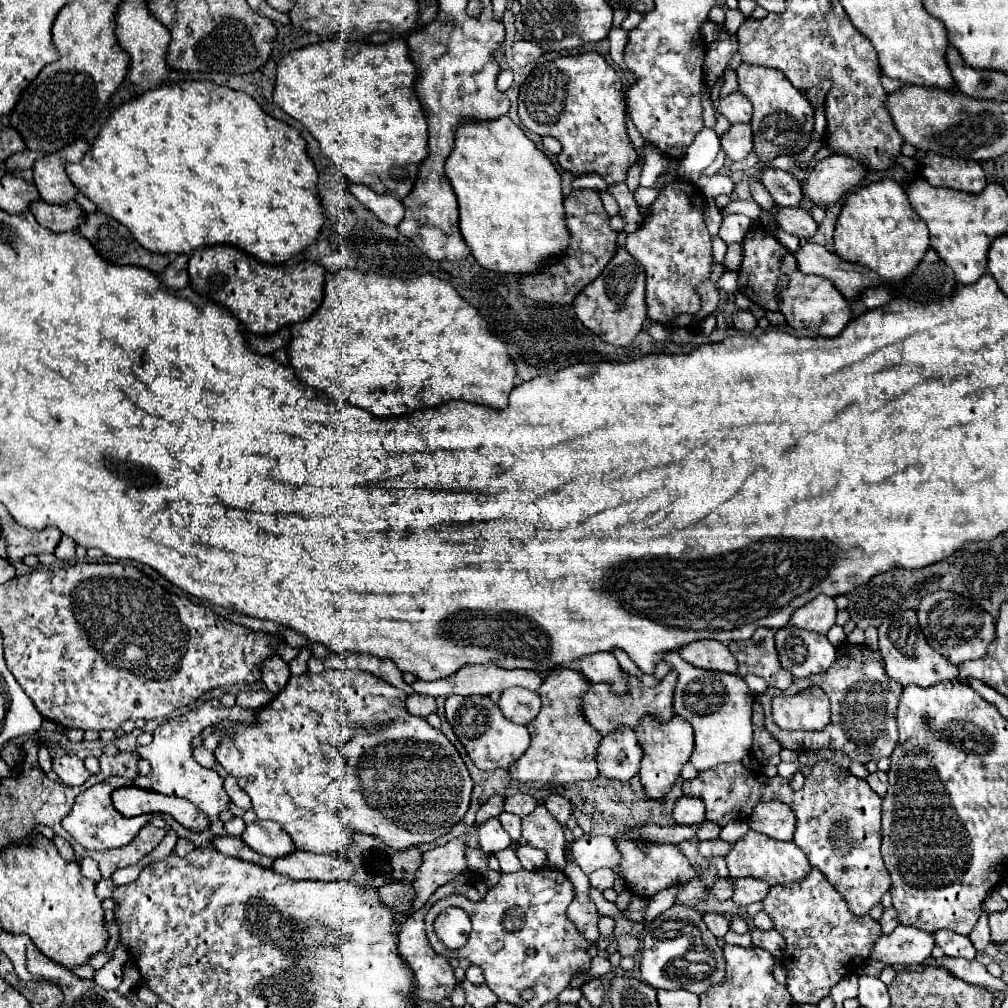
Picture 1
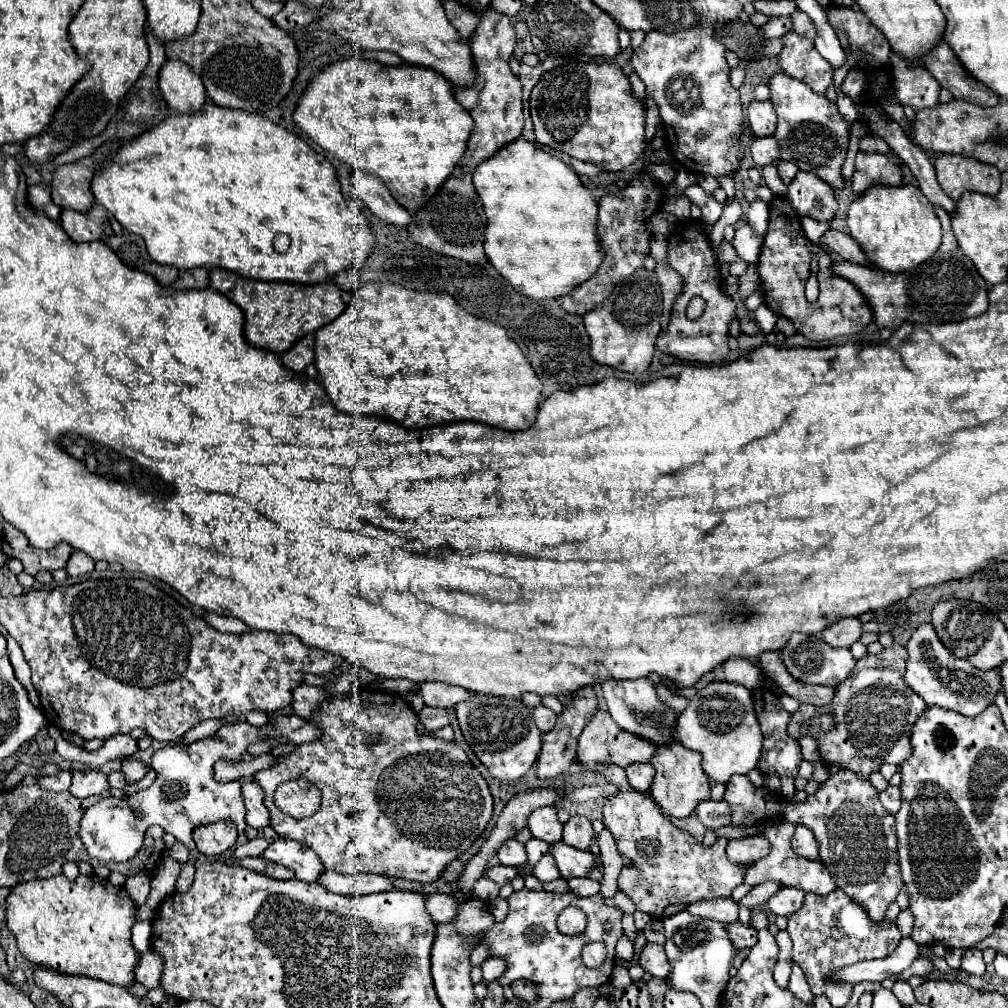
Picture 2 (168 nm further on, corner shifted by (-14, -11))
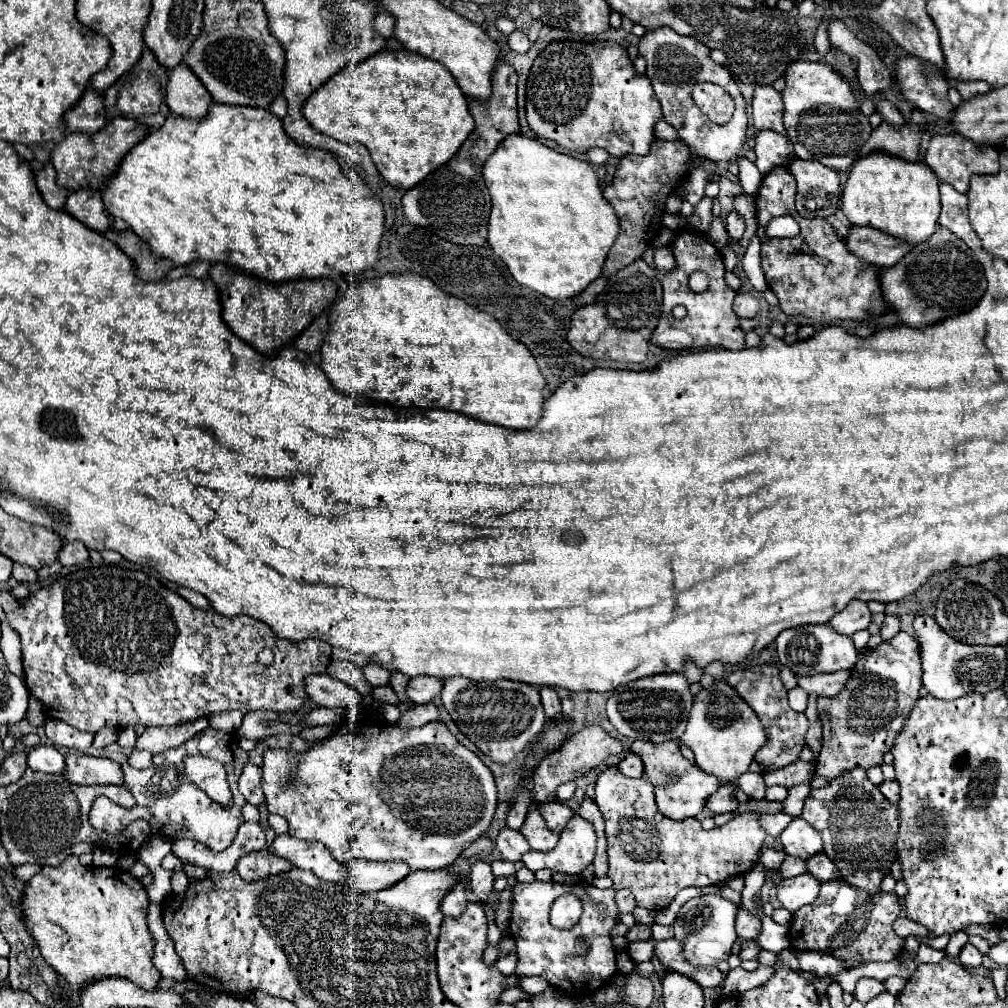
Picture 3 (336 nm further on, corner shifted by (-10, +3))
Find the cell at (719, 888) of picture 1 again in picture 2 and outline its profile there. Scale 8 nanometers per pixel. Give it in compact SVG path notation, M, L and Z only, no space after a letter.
M761 883L759 887L753 887L753 889L739 901L739 905L747 907L747 909L759 907L759 905L763 905L771 895L775 895L779 887L781 887L779 883Z

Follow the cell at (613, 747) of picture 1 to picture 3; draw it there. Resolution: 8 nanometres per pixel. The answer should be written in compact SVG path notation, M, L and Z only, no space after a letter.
M629 753L621 763L619 769L623 775L627 777L643 777L643 761L639 761L639 757L635 753Z

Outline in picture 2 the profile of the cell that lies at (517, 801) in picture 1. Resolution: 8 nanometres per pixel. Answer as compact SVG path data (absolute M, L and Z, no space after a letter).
M555 807L535 809L527 819L527 827L531 829L535 839L543 839L547 843L559 841L561 833L563 833L563 825L557 821L557 809Z

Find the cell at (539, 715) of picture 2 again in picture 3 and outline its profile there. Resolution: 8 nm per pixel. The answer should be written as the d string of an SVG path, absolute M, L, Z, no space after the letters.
M541 687L541 703L543 703L545 715L547 715L549 719L561 713L561 699L559 699L559 695L555 693L555 689L551 689L551 687Z

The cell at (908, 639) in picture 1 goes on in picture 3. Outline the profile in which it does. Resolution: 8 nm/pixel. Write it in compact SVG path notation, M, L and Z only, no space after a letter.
M917 617L915 635L921 645L923 659L923 687L937 699L953 701L969 693L987 693L1001 689L1007 673L1007 651L1003 645L965 645L943 633L933 617Z

